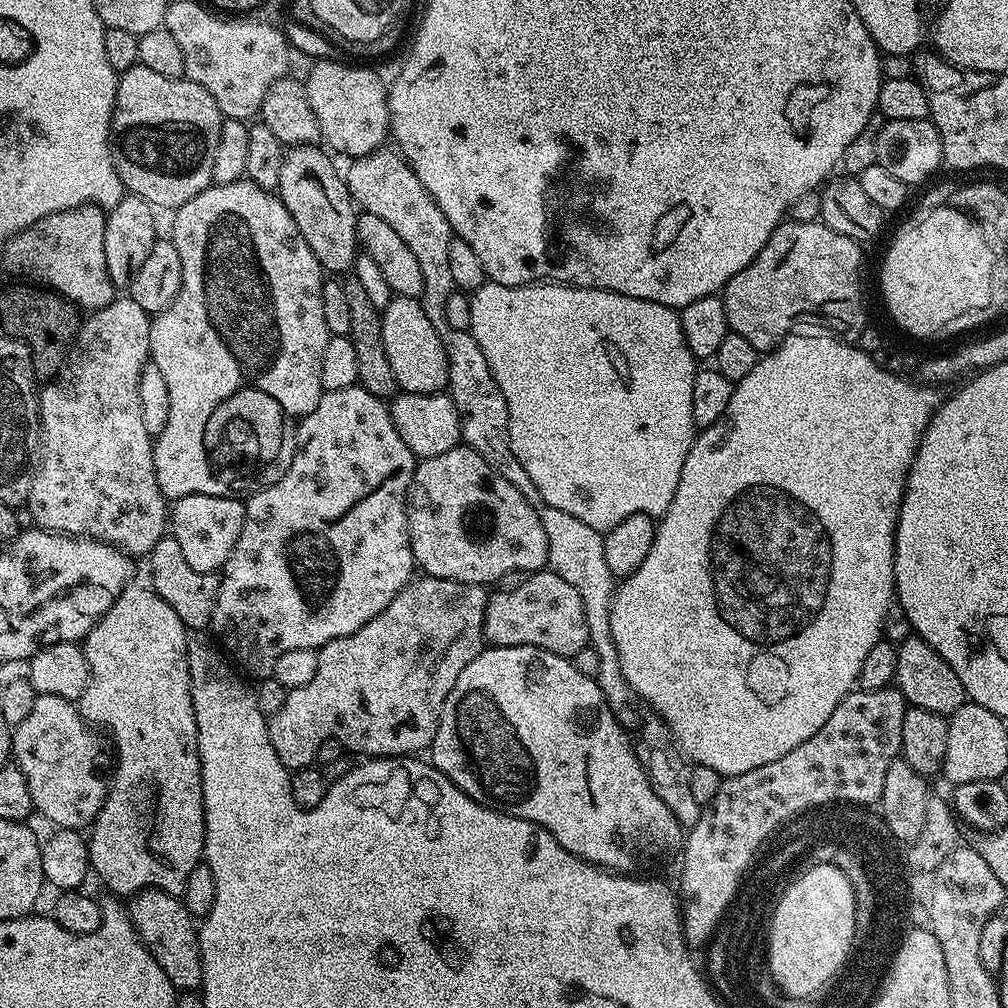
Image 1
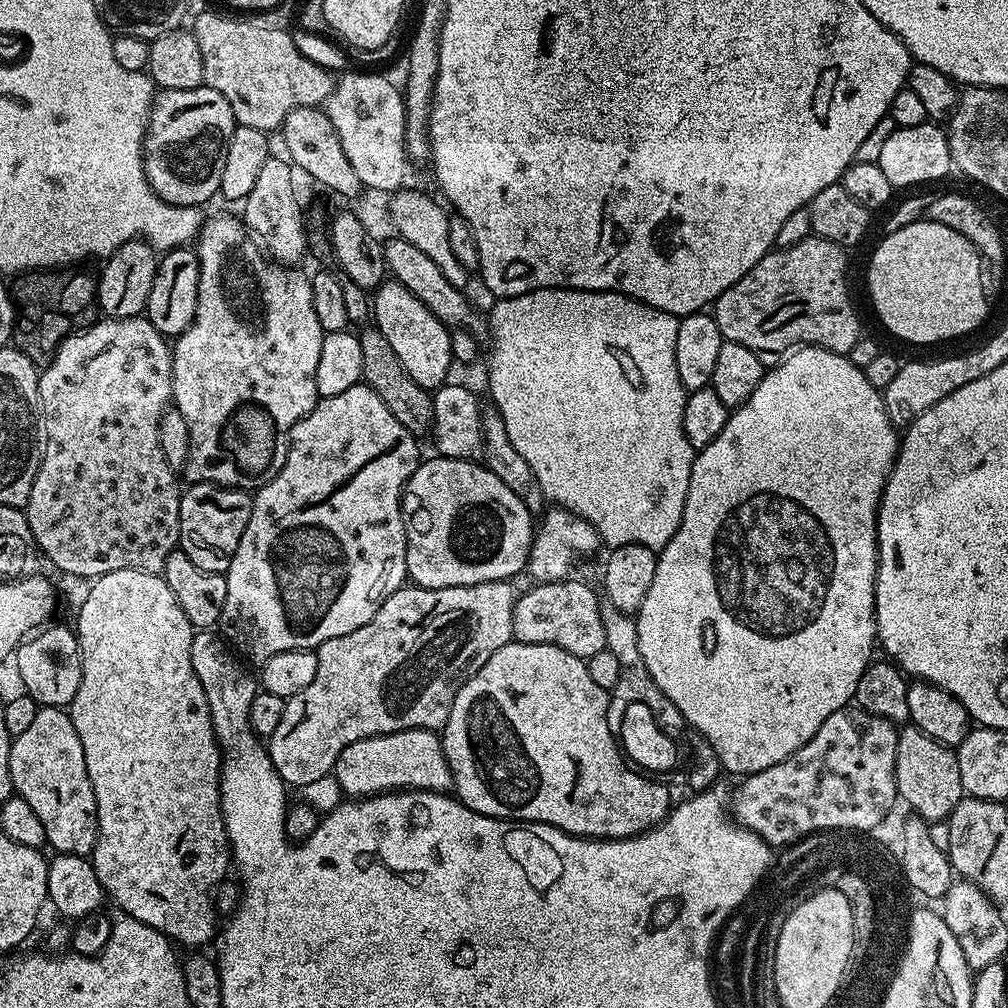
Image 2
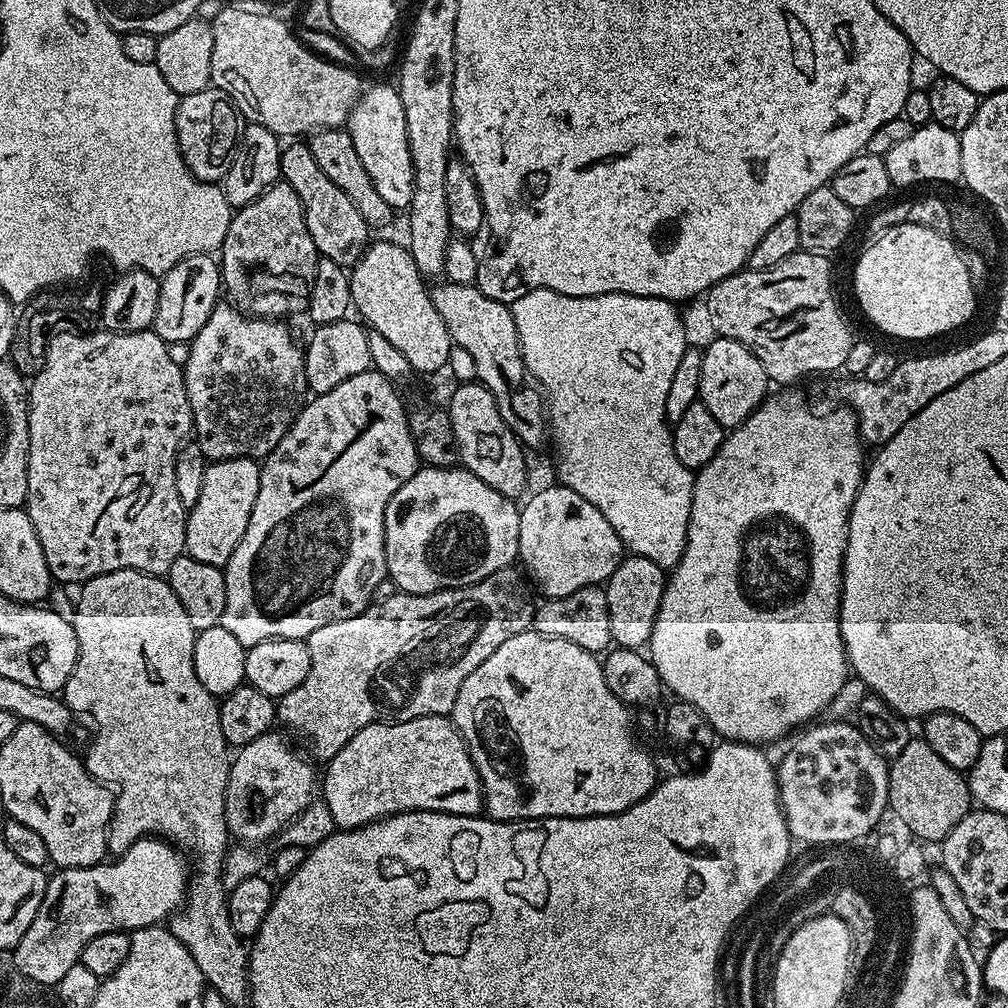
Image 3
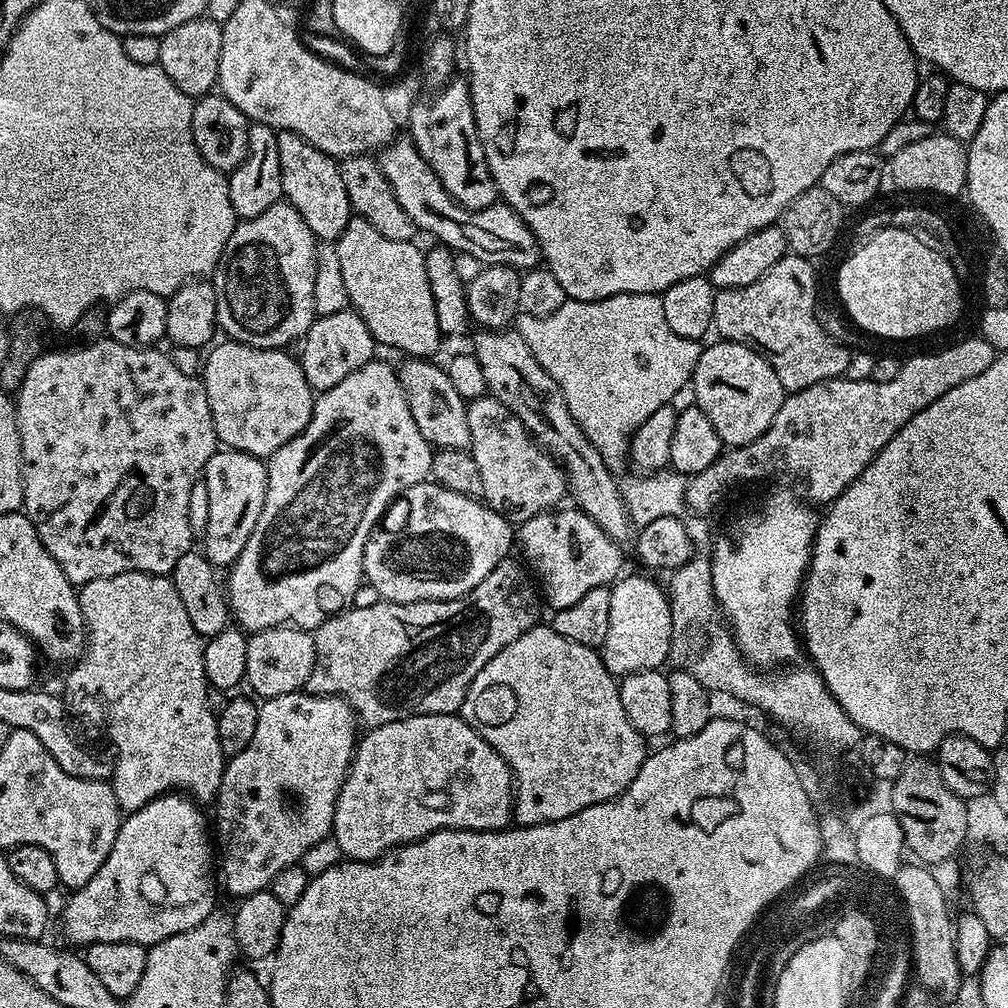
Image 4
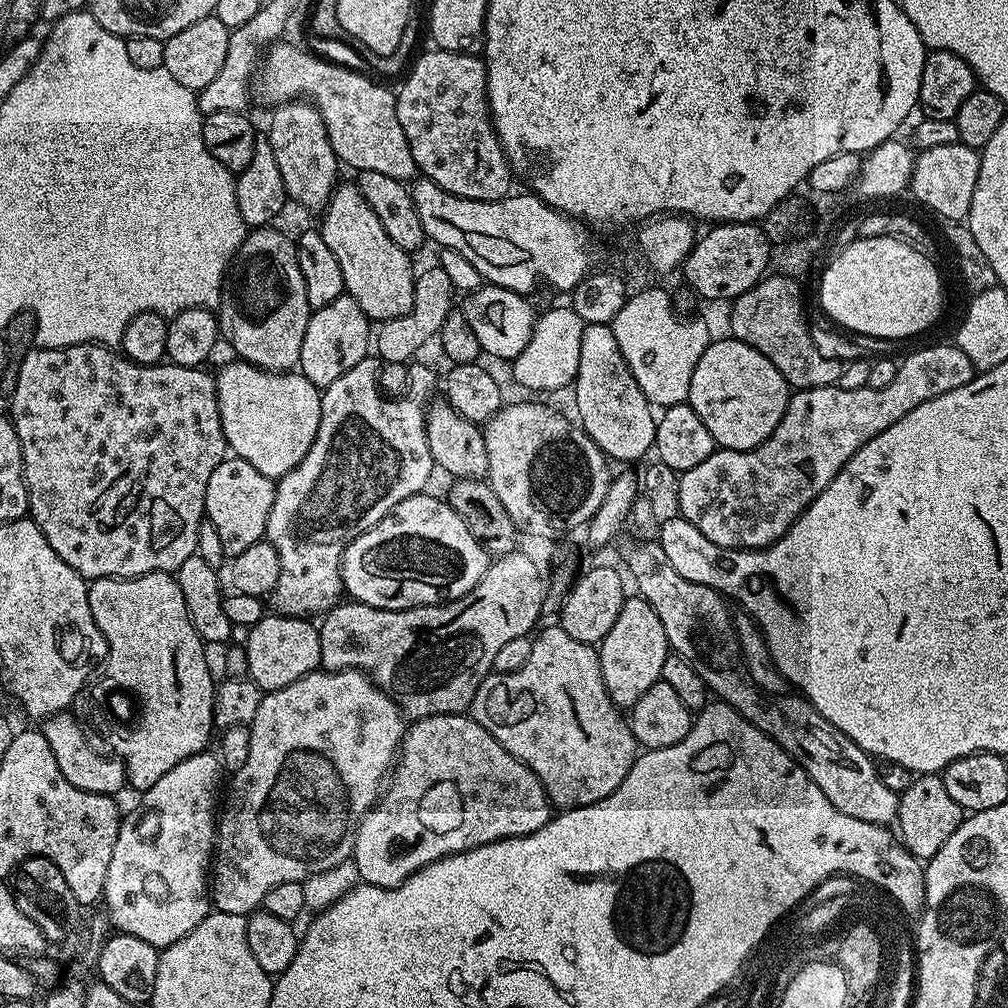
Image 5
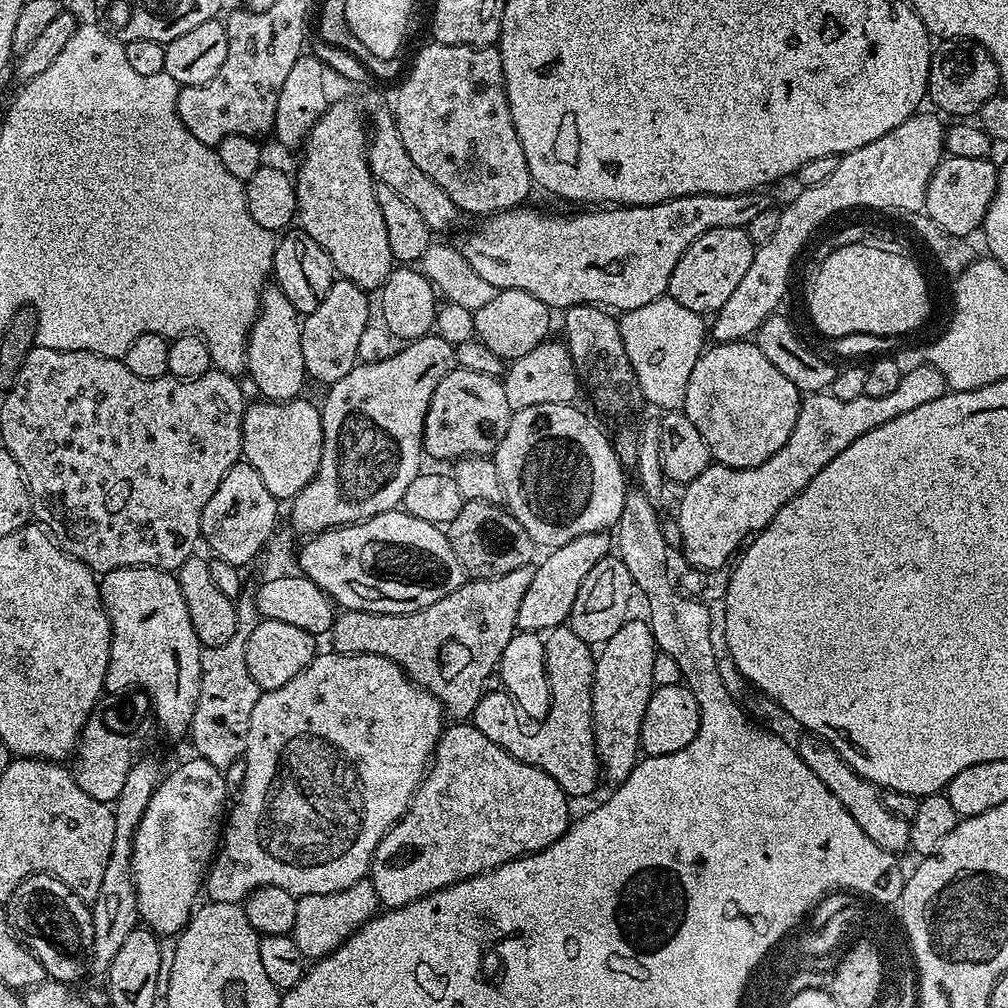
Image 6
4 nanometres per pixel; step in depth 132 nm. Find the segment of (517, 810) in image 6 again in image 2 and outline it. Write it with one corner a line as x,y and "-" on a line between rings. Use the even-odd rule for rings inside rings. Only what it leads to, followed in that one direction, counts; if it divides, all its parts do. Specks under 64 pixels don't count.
431,728
398,730
350,742
338,754
334,775
341,793
348,798
379,796
389,790
427,790
447,793
452,788
443,739

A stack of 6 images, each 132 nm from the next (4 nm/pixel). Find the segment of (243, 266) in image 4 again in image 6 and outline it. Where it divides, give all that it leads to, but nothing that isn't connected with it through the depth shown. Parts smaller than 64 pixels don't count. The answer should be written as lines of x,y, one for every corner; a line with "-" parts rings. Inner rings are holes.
275,286
265,287
260,294
260,311
248,331
246,372
252,375
259,394
265,401
295,400
301,395
306,381
302,362
301,317
294,310
290,298

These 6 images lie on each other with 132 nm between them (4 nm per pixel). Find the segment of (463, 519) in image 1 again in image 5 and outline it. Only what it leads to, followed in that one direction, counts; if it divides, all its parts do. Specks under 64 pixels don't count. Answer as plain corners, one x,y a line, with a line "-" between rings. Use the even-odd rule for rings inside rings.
417,494
398,502
370,530
366,530
354,542
350,542
340,559
340,583
353,601
382,610
406,610
421,608
427,604
446,604
462,598
486,574
490,563
481,541
470,534
466,522
458,518
447,499
429,494

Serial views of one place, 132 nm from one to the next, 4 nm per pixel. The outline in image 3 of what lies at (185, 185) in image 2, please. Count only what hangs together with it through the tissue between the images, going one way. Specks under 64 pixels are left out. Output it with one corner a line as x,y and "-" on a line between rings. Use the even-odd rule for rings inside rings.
211,86
198,90
198,94
179,97
174,126
180,152
194,178
207,184
223,181
230,170
232,153
236,150
236,142
242,131
241,117
233,108
230,97
220,88

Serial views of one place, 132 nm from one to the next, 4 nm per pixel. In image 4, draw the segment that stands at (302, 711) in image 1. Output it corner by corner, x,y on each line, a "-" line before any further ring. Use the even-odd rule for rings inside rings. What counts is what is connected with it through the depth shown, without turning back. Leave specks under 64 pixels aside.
505,558
478,582
478,586
474,586
474,590
453,600
423,600
413,604
375,602
361,608
349,607
322,622
314,629
316,661
306,685
307,691
314,696
342,697
365,729
411,716
459,713
478,670
482,670
498,650
510,646
514,638
526,634
526,630
538,623
536,615
540,612
541,601
537,585
529,569
519,559
512,559

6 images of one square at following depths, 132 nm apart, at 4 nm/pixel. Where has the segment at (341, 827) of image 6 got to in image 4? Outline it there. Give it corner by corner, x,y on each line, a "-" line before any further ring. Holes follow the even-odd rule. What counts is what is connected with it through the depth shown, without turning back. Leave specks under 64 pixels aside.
307,690
278,694
267,697
257,714
254,736
244,750
225,763
214,801
214,840
218,845
218,868
224,871
222,888
224,884
225,890
235,898
265,891
278,870
299,864
310,846
329,839
334,806
358,743
356,714
340,696
314,696

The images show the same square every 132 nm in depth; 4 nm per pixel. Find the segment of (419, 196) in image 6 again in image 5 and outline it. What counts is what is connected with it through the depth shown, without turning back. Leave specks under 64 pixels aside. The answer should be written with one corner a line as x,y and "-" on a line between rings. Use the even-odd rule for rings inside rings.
277,42
265,51
258,75
254,80
254,88
268,106
285,104
288,100
303,98
314,105
322,122
326,122
326,134
330,138
330,146
334,150
337,161
341,165
349,164
356,168
357,173
366,170
379,170
389,178
398,178
408,182
417,175
418,169
414,162
414,154
410,154
410,146
406,142
406,134
402,130
402,122
398,122
396,113
396,92
383,88
371,80
371,75
364,72
352,71
342,65
333,64
329,60
321,59
311,51
295,48
292,44

